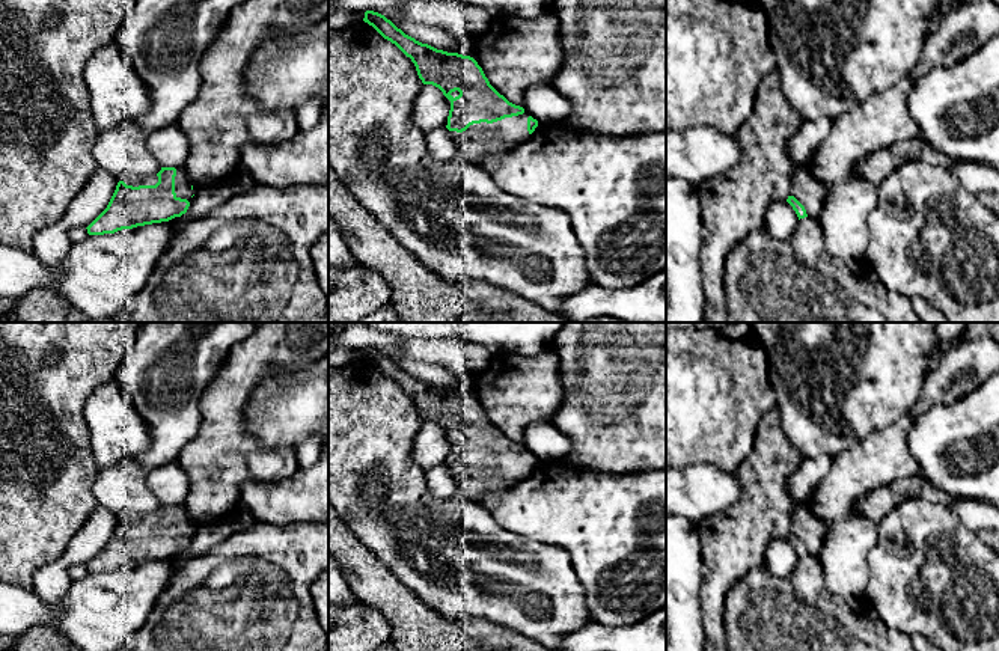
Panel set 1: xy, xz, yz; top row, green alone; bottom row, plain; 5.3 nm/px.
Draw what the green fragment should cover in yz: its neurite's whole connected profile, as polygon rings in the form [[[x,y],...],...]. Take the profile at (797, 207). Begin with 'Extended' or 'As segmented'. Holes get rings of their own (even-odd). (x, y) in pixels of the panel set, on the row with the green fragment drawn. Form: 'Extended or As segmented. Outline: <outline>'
Extended. Outline: [[[797,167],[793,173],[787,202],[793,206],[799,220],[805,217],[818,219],[827,190],[827,185],[818,182],[805,167]]]

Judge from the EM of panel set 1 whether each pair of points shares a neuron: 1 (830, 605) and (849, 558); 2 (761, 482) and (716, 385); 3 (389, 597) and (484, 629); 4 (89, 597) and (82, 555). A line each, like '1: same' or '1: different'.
1: different
2: different
3: same
4: different

